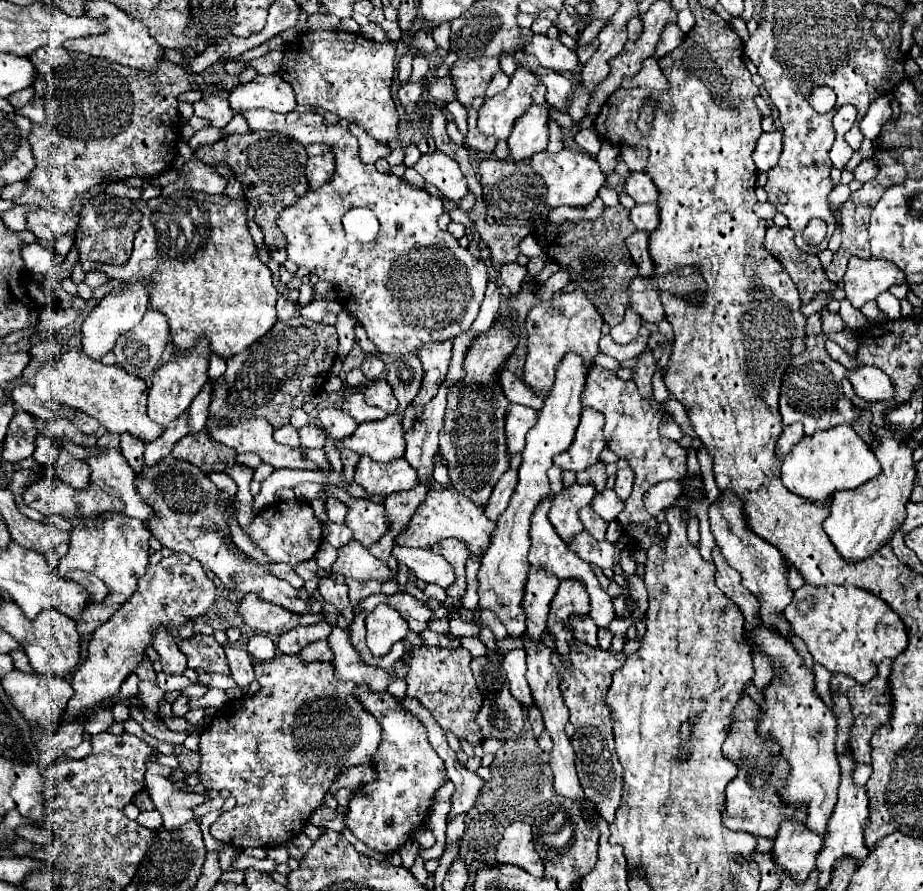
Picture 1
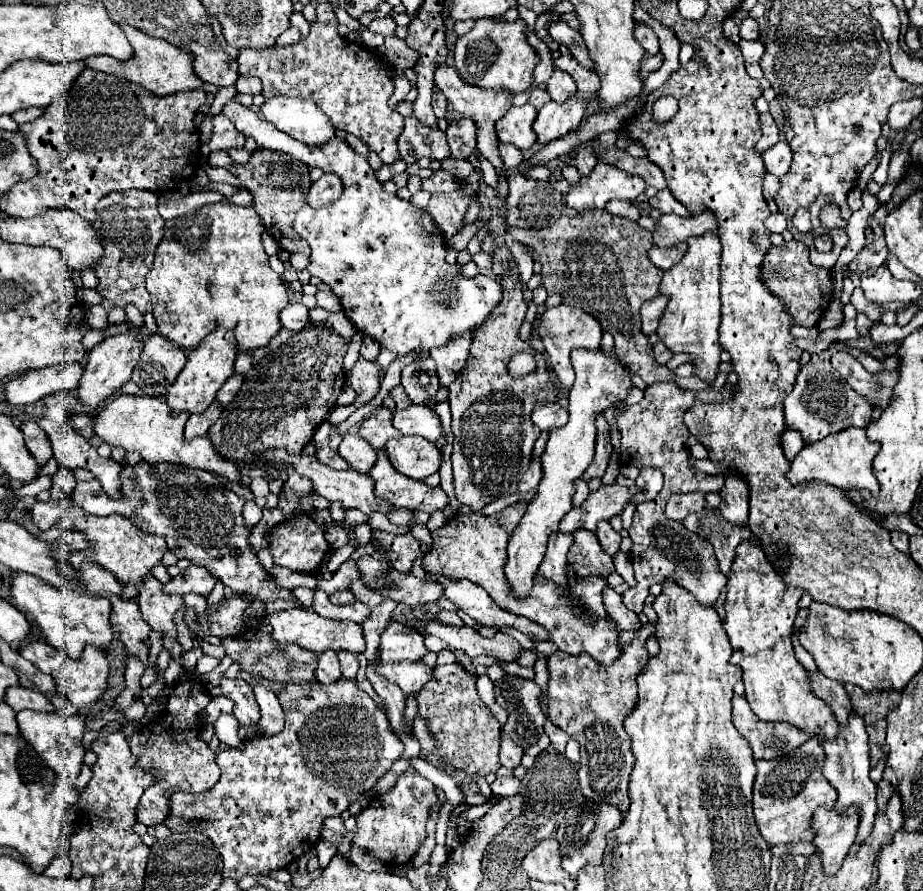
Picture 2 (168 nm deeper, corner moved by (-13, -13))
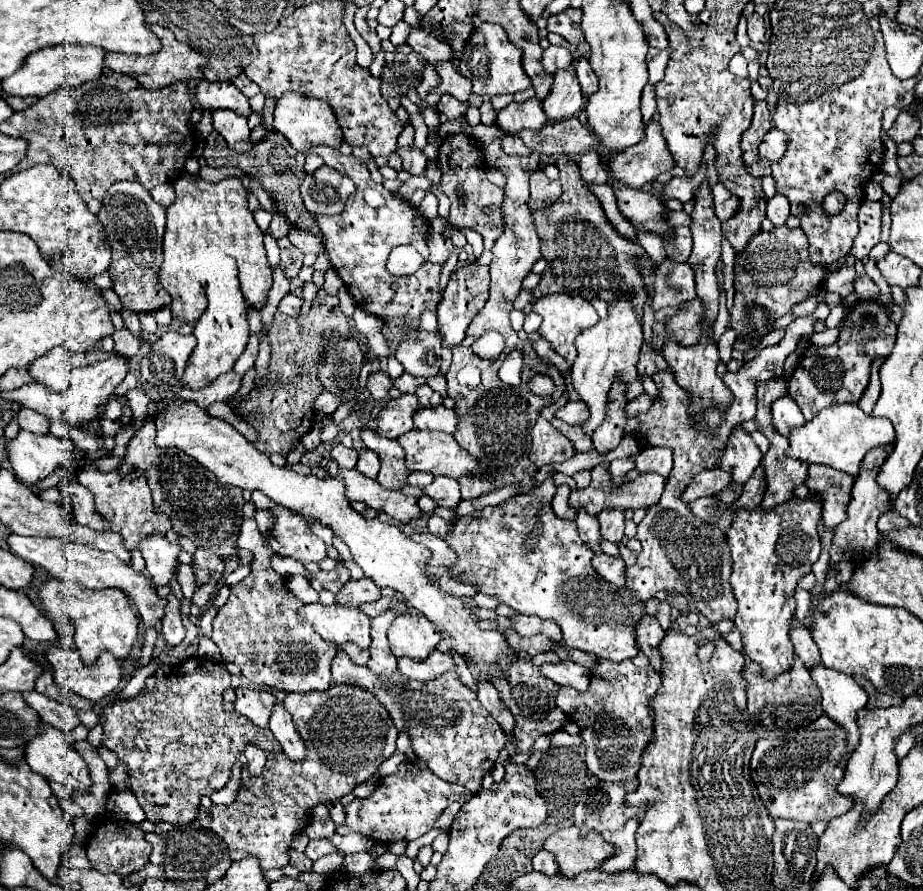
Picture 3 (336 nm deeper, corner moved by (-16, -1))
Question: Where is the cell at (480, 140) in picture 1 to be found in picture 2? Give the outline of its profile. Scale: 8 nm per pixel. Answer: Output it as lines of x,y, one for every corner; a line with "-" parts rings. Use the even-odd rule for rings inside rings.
499,145
499,153
501,153
501,159
503,159
503,165
507,169
515,169
521,161
523,161
523,155
517,147
513,145

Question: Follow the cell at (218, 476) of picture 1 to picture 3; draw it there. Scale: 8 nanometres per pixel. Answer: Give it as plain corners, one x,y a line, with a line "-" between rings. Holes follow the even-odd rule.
246,519
240,527
240,535
238,535
238,547
246,549
252,553
252,571
246,579
242,579
238,585
234,585
230,589
230,597
226,601
226,605
218,611
218,615
214,617
214,633
212,633
212,641
218,645
220,655
224,659
224,663
234,663
240,667
242,675
254,683
254,685
264,685
264,687
276,687
282,689
286,693
308,693
308,691
326,691
332,683
330,677
330,665
332,659
336,657
336,653
340,651
340,647
336,643
324,641
308,621
300,619
298,609
304,605
300,599
296,599
288,589
286,589
286,581
288,577
278,575
272,567
270,567
270,557
274,555
274,551
266,545
266,537
258,531
258,525
254,519

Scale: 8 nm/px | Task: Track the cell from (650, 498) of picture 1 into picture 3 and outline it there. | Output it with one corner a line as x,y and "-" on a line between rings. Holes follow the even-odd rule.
720,467
716,469
708,469
708,471
702,471
700,475
696,475
688,489
684,491
682,499
686,503
692,503
700,497
714,497
718,495
720,491
724,491
724,487
728,487
732,483
732,477
728,475
728,471
722,471

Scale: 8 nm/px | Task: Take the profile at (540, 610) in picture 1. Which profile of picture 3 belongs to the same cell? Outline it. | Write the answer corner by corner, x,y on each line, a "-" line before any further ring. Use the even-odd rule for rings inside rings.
560,485
558,491
556,491
556,497
552,499
552,509
554,509
554,513
556,513
558,517
562,517
562,519
576,519
576,511
574,511
574,507
570,507
570,503
568,503
570,493
572,493
572,489
570,489
568,485

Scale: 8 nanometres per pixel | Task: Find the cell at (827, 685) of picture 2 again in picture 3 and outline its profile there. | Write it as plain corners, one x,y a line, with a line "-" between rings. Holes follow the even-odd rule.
792,617
790,628
790,640
793,643
795,654
806,661
806,667
812,669
814,663
820,661
820,653
814,645
811,632
798,623
796,617

